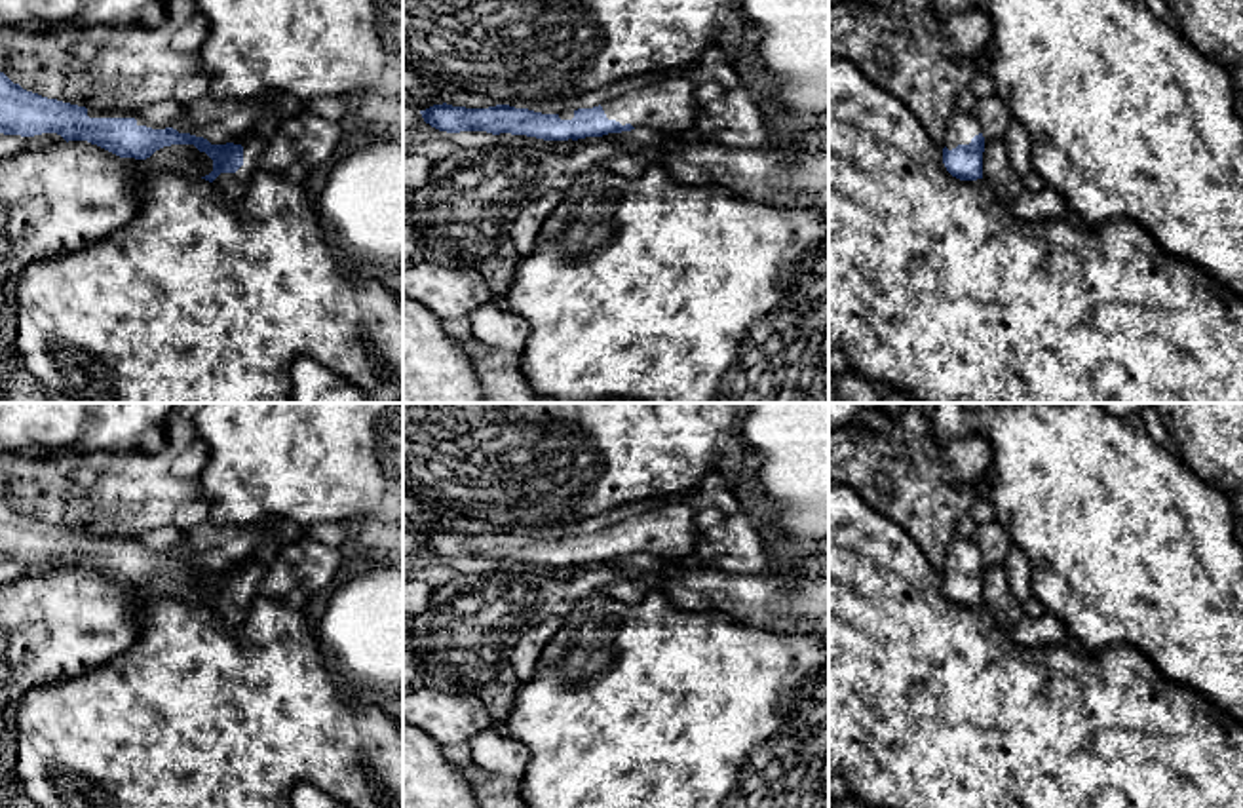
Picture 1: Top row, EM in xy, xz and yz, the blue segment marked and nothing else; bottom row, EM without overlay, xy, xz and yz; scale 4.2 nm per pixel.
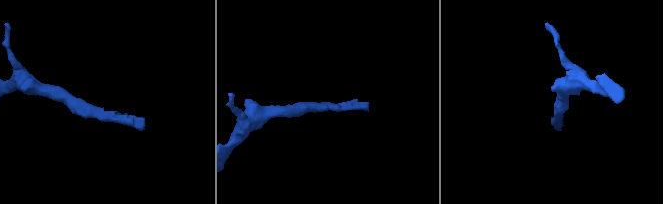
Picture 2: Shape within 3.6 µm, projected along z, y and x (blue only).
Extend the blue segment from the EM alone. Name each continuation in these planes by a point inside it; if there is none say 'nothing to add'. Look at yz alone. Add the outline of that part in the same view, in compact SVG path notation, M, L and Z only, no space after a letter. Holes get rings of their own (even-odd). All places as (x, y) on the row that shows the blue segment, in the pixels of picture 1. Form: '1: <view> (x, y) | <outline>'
1: yz (962, 126) | M956 108L947 125L945 146L952 150L958 144L969 144L971 139L979 133L981 127L975 116L971 112Z

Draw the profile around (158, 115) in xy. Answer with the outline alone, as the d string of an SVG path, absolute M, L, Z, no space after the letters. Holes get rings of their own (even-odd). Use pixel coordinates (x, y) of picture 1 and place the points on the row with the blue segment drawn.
M165 101L165 103L156 103L144 108L139 108L133 112L141 122L144 122L150 127L162 127L171 122L177 122L184 116L186 106L177 101Z

